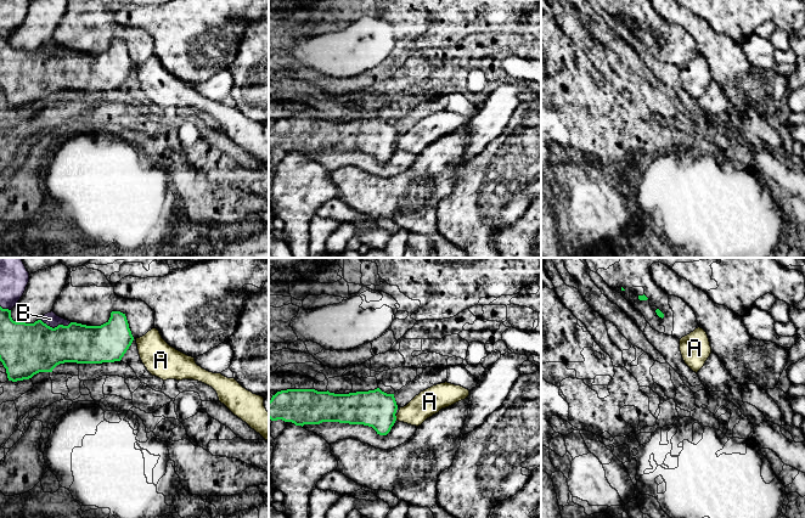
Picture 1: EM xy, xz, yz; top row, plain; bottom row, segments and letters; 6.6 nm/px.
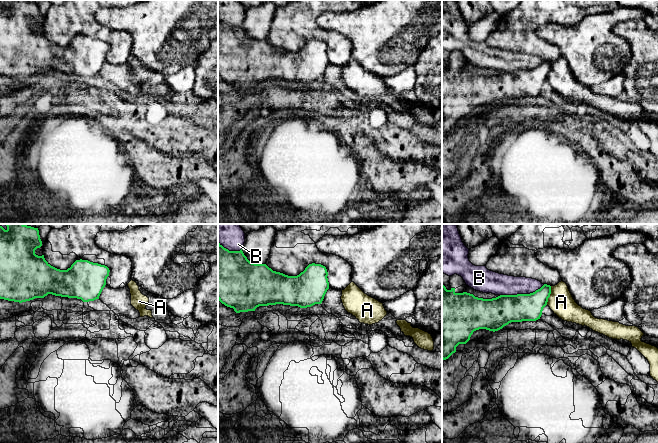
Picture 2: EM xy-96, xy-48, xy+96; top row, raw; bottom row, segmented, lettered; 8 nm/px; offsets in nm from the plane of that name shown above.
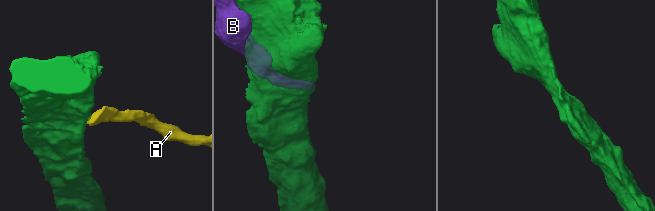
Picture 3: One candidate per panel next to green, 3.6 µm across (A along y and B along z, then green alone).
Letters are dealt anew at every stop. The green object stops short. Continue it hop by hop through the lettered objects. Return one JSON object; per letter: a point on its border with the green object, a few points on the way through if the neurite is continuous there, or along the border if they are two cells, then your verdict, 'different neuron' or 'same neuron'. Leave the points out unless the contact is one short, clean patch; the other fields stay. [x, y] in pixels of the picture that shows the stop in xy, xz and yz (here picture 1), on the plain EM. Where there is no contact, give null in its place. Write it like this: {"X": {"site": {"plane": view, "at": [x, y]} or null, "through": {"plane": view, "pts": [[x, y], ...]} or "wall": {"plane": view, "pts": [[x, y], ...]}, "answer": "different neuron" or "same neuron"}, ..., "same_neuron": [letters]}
{"A": {"site": {"plane": "xz", "at": [395, 146]}, "wall": {"plane": "xz", "pts": [[395, 144], [397, 147]]}, "answer": "different neuron"}, "B": {"site": {"plane": "xy", "at": [56, 55]}, "answer": "different neuron"}, "same_neuron": []}

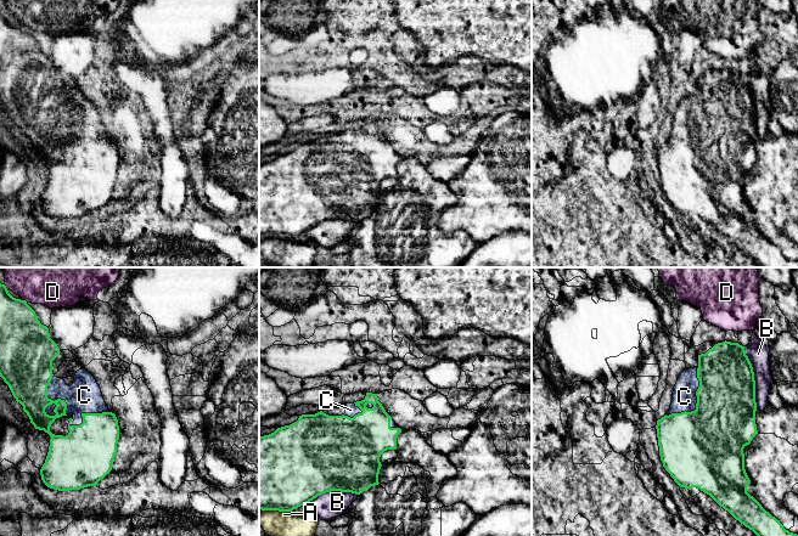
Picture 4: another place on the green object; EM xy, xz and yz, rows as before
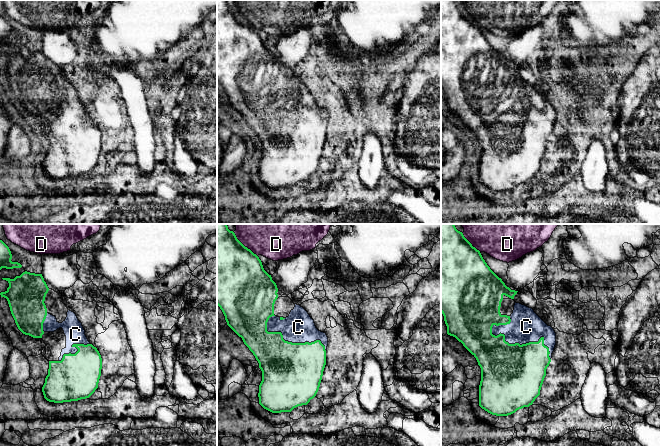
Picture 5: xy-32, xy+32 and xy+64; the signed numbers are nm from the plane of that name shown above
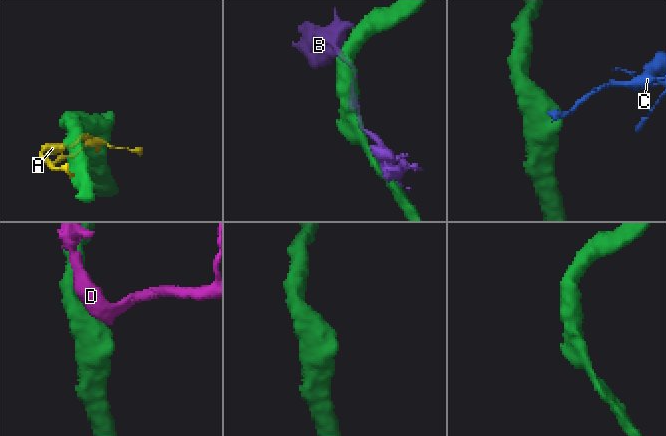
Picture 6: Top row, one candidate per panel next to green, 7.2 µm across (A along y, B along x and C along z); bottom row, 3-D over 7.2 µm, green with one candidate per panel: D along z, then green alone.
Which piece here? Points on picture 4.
{"A": {"site": {"plane": "xz", "at": [277, 237]}, "answer": "different neuron"}, "B": {"site": {"plane": "yz", "at": [753, 105]}, "answer": "different neuron"}, "C": {"site": {"plane": "xy", "at": [52, 128]}, "answer": "same neuron"}, "D": {"site": {"plane": "xy", "at": [24, 28]}, "answer": "different neuron"}, "same_neuron": ["C"]}

